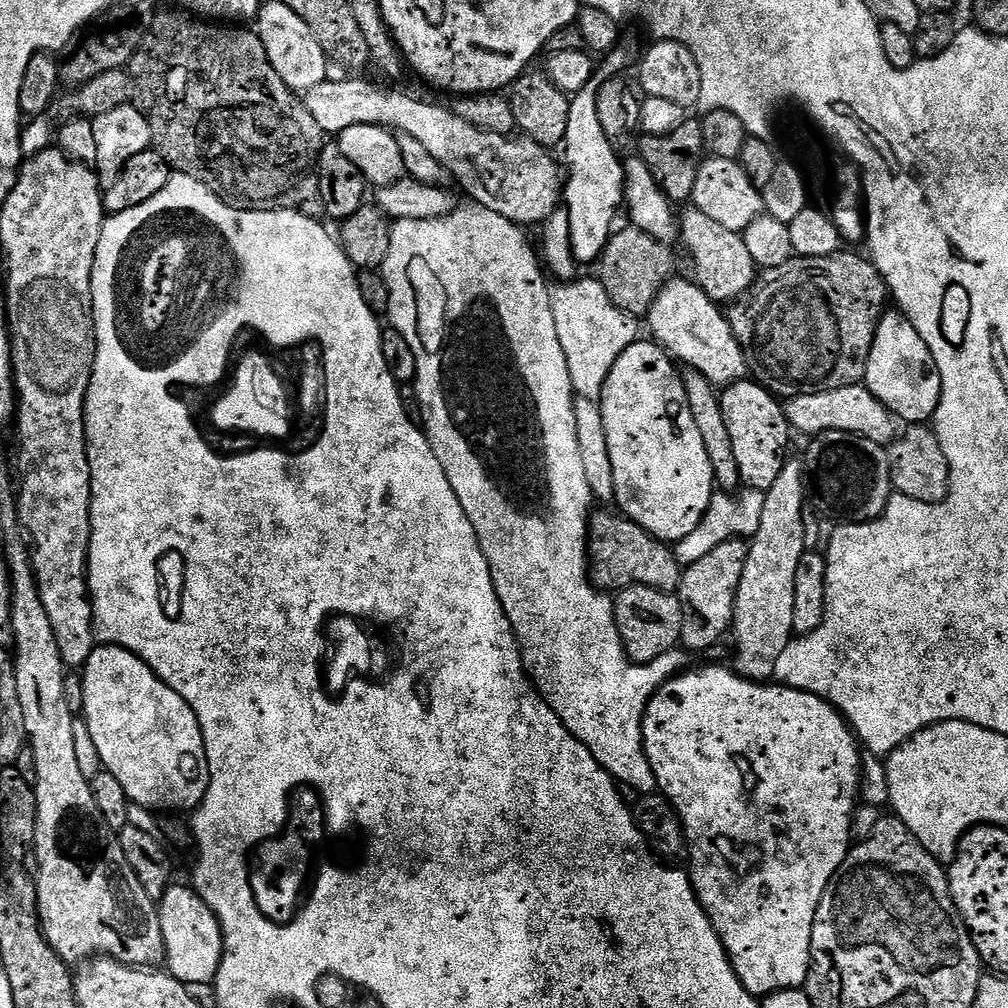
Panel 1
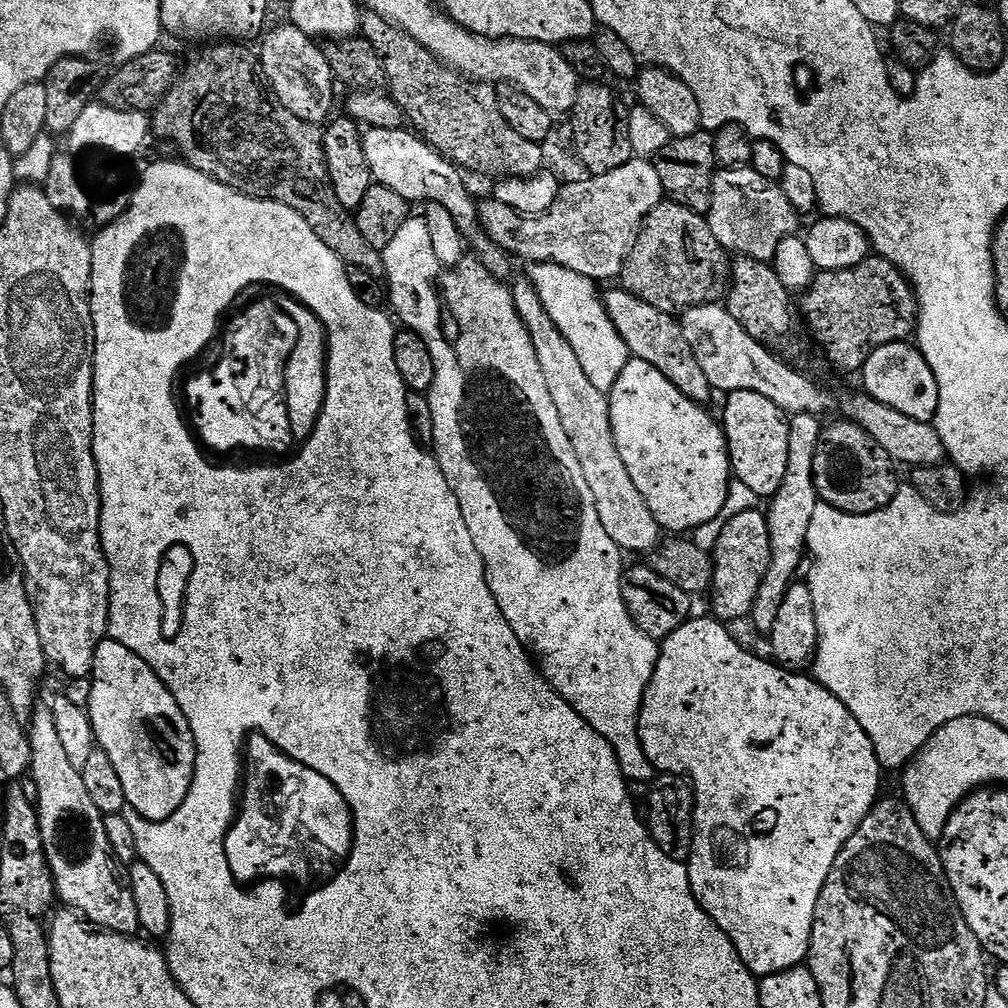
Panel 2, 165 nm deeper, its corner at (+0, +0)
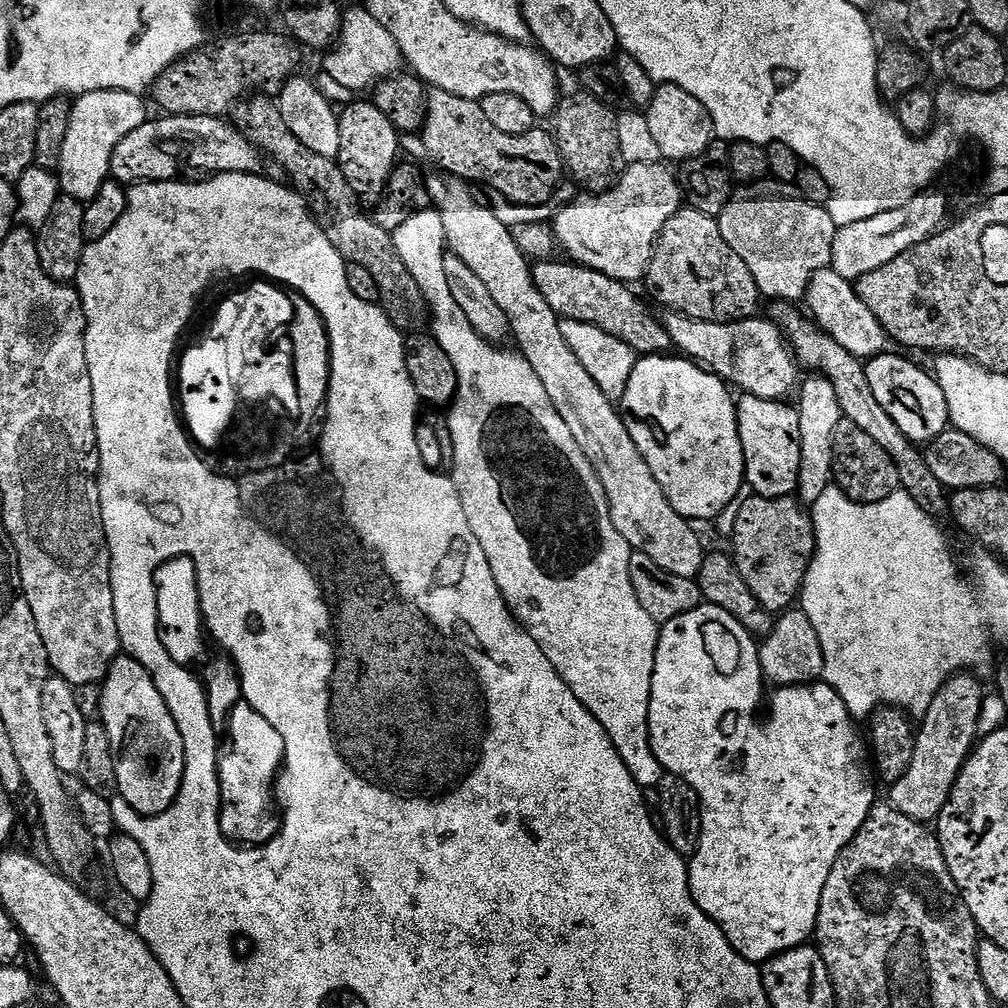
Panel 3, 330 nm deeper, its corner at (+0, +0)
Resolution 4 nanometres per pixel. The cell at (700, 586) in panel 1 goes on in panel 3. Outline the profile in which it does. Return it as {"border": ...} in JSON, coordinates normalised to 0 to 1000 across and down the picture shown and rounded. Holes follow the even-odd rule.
{"border":[[[749,490],[743,493],[743,496],[735,495],[729,505],[731,508],[730,517],[726,520],[724,551],[730,560],[732,569],[736,569],[736,577],[744,581],[744,589],[748,589],[752,597],[756,597],[760,606],[777,609],[793,596],[794,587],[798,584],[798,574],[810,549],[809,522],[803,505],[793,495],[786,492],[760,494]]]}

